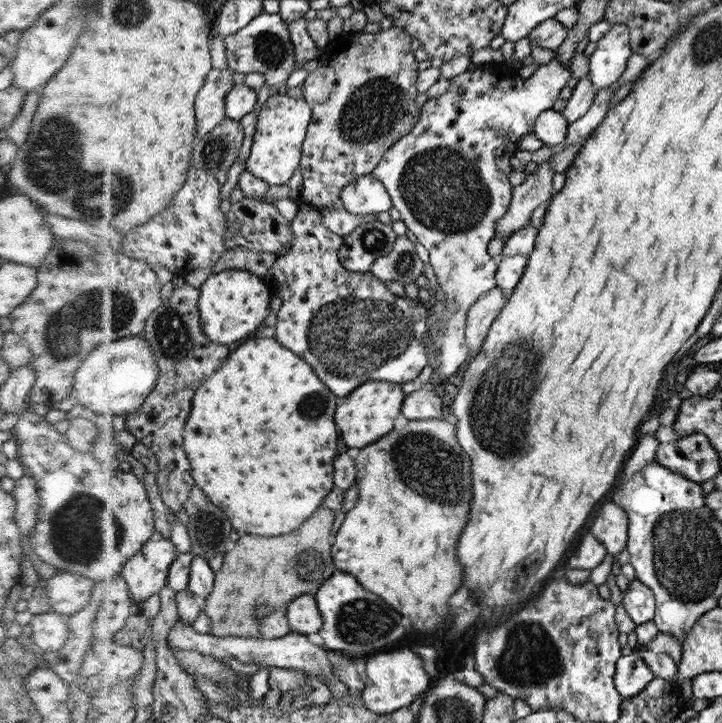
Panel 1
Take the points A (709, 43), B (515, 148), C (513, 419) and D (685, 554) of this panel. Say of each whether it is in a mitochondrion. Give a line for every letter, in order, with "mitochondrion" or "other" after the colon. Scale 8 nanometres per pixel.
A: mitochondrion
B: other
C: mitochondrion
D: mitochondrion

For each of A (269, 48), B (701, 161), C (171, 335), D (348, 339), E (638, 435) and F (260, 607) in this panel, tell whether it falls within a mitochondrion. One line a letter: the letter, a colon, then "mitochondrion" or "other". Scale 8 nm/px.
A: mitochondrion
B: other
C: mitochondrion
D: mitochondrion
E: other
F: mitochondrion

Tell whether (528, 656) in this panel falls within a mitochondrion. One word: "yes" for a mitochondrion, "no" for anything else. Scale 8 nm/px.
yes

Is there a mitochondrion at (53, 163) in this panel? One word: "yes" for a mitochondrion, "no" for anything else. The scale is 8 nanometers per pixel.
yes

